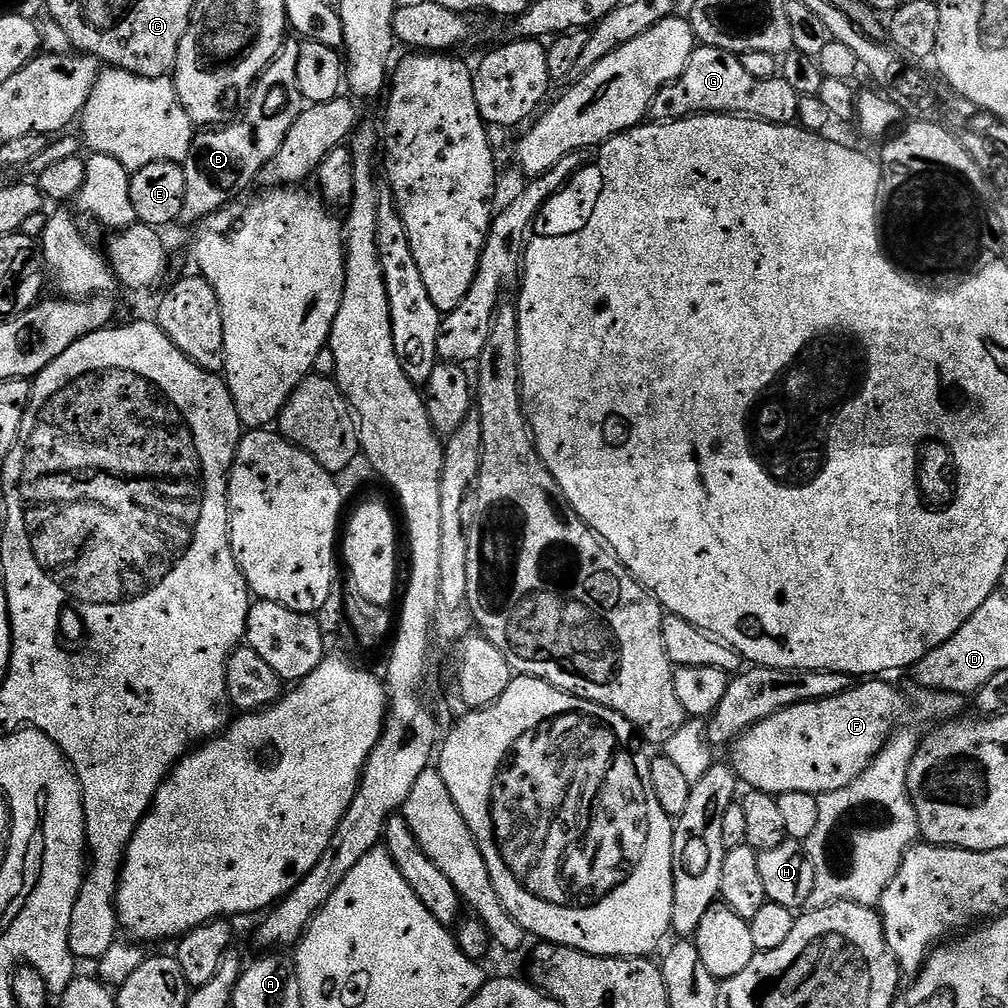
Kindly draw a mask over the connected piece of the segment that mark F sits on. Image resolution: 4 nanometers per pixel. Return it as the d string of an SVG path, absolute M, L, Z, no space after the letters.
M868 678L857 683L849 692L843 692L834 698L795 704L778 710L778 714L770 714L770 718L759 720L731 745L732 769L743 783L744 780L748 783L749 789L757 792L823 794L842 790L842 786L850 786L850 782L863 774L873 758L884 749L884 743L896 731L906 708L906 700L900 697L899 690L892 684L883 684L884 682L880 678Z

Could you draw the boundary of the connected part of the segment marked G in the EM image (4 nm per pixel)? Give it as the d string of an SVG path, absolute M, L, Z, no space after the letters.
M697 46L686 70L654 98L650 116L653 121L667 122L697 114L735 114L771 124L791 124L796 120L800 97L783 78L753 78L737 53Z

